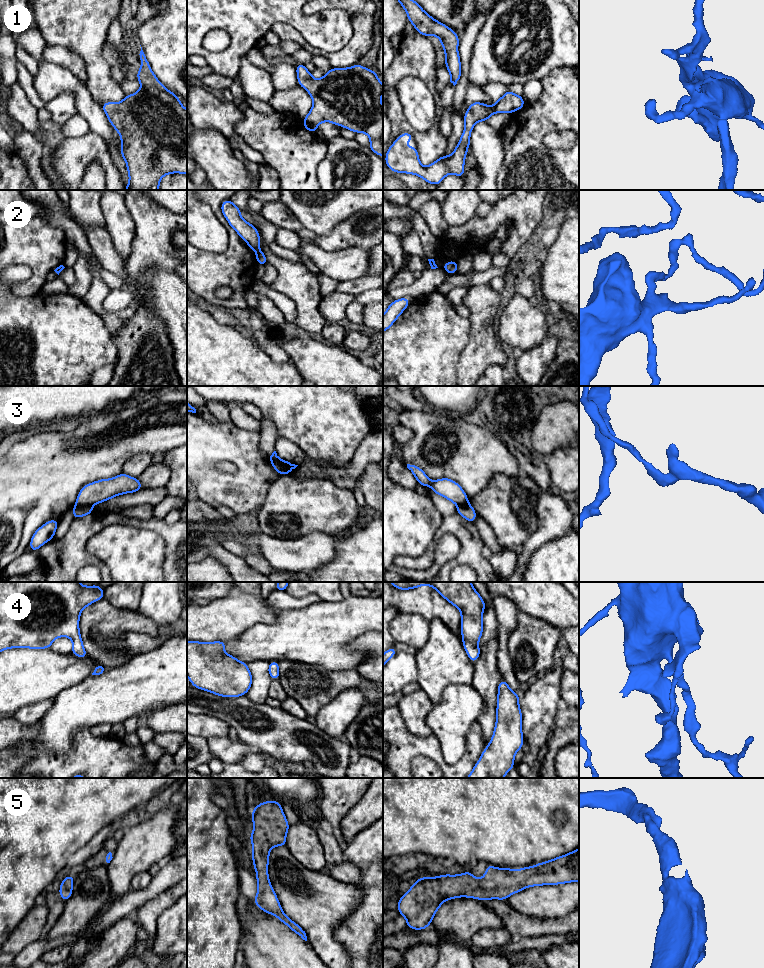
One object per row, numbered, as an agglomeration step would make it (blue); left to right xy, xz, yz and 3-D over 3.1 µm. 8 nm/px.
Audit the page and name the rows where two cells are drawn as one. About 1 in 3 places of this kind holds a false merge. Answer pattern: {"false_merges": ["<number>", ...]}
{"false_merges": ["2", "3"]}

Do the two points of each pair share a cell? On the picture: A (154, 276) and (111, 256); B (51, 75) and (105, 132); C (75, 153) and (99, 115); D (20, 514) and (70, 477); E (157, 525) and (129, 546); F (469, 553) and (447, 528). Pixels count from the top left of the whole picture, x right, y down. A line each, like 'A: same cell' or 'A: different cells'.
A: same cell
B: same cell
C: different cells
D: different cells
E: different cells
F: same cell

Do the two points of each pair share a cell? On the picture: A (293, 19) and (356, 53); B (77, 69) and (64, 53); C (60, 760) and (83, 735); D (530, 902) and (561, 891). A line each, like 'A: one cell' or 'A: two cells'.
A: two cells
B: one cell
C: one cell
D: one cell

